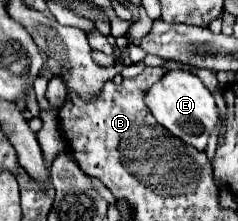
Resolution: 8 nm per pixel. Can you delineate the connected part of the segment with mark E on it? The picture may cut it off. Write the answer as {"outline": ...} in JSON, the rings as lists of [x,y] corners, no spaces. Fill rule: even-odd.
{"outline":[[[179,69],[167,71],[165,77],[147,91],[145,103],[151,109],[153,117],[167,131],[171,131],[175,137],[183,139],[187,145],[193,145],[195,149],[205,151],[209,135],[219,121],[219,113],[217,113],[217,105],[215,105],[211,91],[201,83],[201,79],[197,75],[193,75],[189,71],[179,71]]]}

